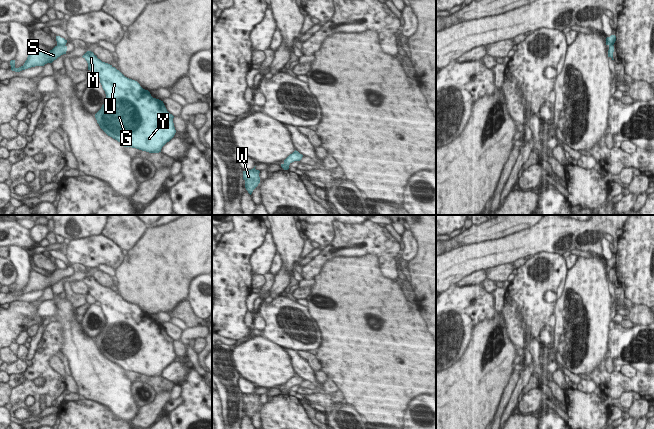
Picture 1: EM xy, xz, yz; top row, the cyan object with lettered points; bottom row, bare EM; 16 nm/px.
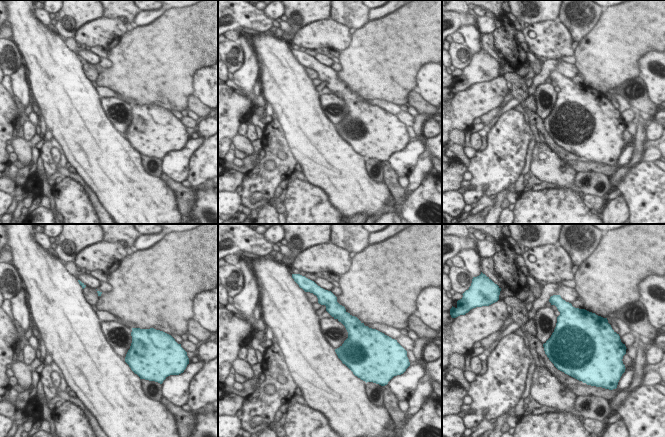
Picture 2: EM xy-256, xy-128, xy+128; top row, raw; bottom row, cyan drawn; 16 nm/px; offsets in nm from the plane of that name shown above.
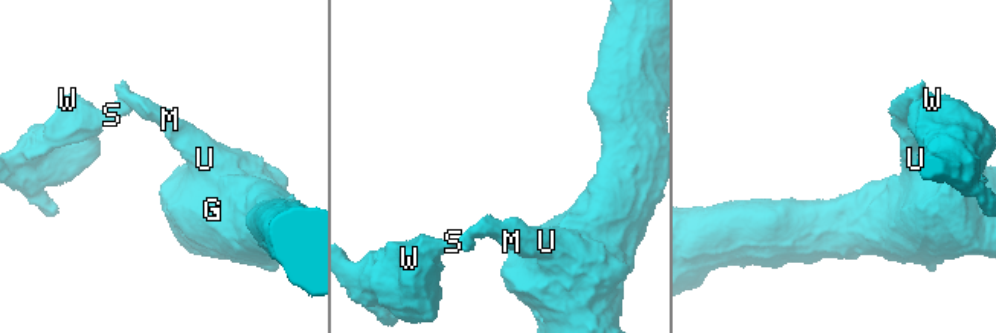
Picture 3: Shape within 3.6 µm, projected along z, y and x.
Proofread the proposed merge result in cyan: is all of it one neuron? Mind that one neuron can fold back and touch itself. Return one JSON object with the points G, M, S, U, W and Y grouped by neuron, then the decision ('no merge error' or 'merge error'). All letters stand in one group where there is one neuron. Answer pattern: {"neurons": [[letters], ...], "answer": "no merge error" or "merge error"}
{"neurons": [["G", "M", "U", "Y"], ["S", "W"]], "answer": "merge error"}

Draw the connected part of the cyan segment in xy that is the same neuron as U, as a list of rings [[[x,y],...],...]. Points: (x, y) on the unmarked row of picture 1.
[[[87,275],[82,280],[90,294],[100,303],[106,324],[101,333],[95,338],[100,352],[124,371],[132,371],[149,377],[159,377],[162,371],[175,359],[174,340],[170,338],[163,325],[153,322],[148,314],[140,308],[125,301],[112,289],[102,286],[97,280]]]

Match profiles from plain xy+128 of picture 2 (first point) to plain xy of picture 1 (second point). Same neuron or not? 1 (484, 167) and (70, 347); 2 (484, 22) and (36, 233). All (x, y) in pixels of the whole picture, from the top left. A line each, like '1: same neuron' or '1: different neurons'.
1: different neurons
2: same neuron

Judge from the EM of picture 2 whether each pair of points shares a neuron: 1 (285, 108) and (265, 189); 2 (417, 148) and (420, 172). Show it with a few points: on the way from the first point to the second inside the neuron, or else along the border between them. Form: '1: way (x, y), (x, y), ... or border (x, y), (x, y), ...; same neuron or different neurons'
1: border (274, 113), (289, 149); different neurons
2: border (424, 144), (424, 150), (407, 177); different neurons

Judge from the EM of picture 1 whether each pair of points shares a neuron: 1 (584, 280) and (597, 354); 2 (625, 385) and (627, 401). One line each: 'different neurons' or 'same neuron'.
1: same neuron
2: different neurons

